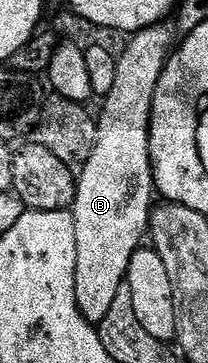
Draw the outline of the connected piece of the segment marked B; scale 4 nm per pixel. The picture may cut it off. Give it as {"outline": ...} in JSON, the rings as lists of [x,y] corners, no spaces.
{"outline":[[[161,22],[143,28],[129,39],[132,41],[125,46],[124,53],[116,56],[118,74],[114,77],[114,90],[110,90],[110,94],[103,97],[104,109],[98,112],[97,144],[78,172],[76,200],[70,209],[74,218],[74,242],[78,246],[76,297],[80,313],[93,326],[99,326],[106,318],[114,297],[127,281],[130,258],[134,258],[134,254],[145,243],[150,232],[154,185],[148,127],[152,121],[152,103],[158,78],[162,78],[162,70],[174,51],[172,32],[166,25],[167,23]]]}

